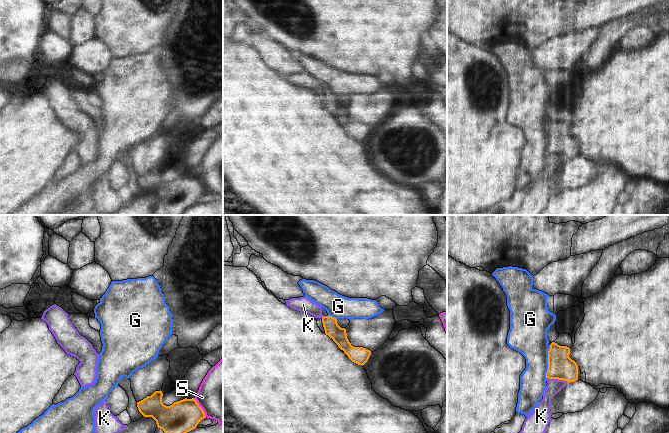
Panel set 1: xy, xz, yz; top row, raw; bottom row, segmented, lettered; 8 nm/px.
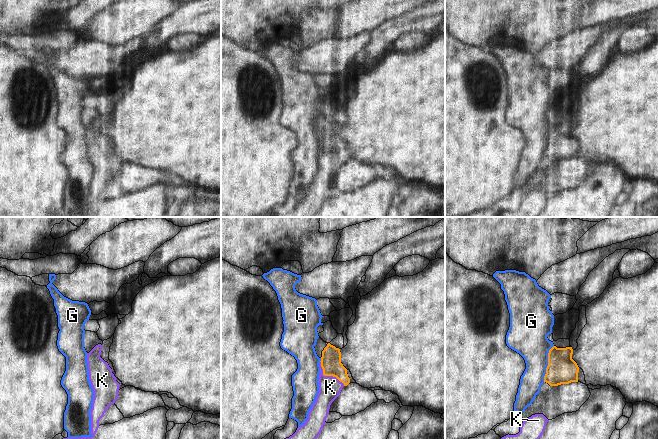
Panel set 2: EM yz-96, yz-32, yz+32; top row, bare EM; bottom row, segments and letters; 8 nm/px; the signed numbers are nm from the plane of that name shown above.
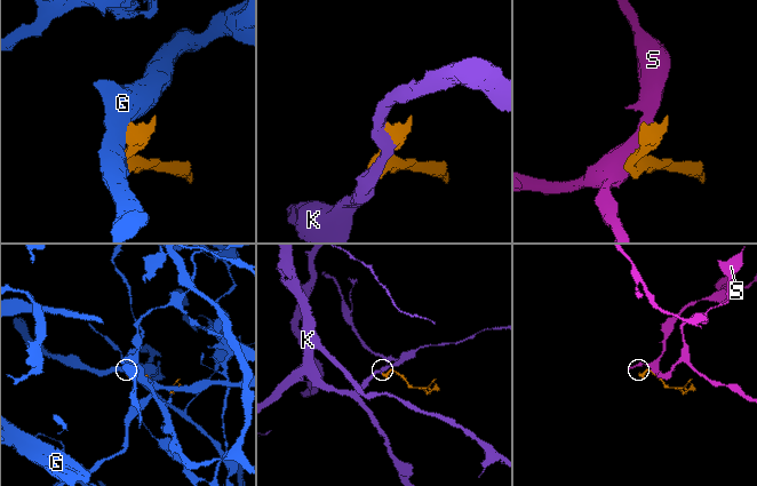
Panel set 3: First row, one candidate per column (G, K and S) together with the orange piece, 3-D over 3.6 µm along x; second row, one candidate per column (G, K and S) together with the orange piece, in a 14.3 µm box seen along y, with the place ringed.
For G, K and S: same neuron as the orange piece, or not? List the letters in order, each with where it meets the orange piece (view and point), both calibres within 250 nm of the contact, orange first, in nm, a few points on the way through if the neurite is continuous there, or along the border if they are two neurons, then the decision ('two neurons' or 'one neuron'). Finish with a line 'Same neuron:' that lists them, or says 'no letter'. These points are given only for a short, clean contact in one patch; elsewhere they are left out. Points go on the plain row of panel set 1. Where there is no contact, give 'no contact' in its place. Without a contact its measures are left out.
G: yz (548, 138) | 200/280 nm | along yz (550, 121), (546, 154) | two neurons
K: yz (558, 155) | 200/110 nm | along yz (547, 153), (562, 155), (568, 158) | two neurons
S: xy (201, 184) | 260/400 nm | along xy (194, 174), (205, 193) | two neurons
Same neuron: no letter

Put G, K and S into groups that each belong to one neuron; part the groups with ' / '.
G / K / S

